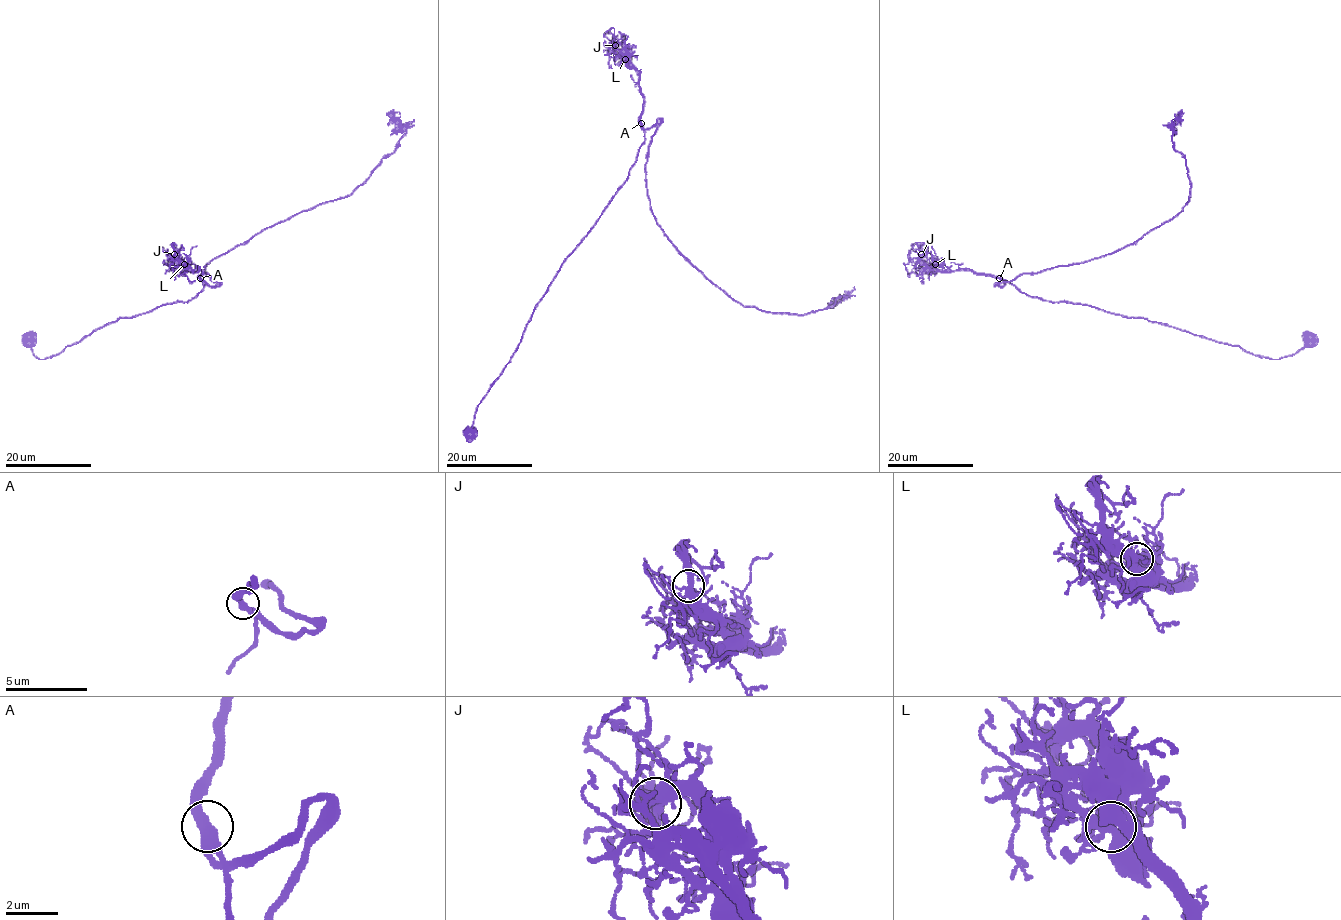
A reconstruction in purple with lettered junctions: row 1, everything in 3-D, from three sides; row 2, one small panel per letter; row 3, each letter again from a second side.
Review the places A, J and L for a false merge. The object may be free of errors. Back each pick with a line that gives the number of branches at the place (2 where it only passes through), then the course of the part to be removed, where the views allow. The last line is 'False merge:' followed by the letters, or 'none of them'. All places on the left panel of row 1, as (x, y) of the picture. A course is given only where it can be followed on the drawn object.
False merge: none of them

